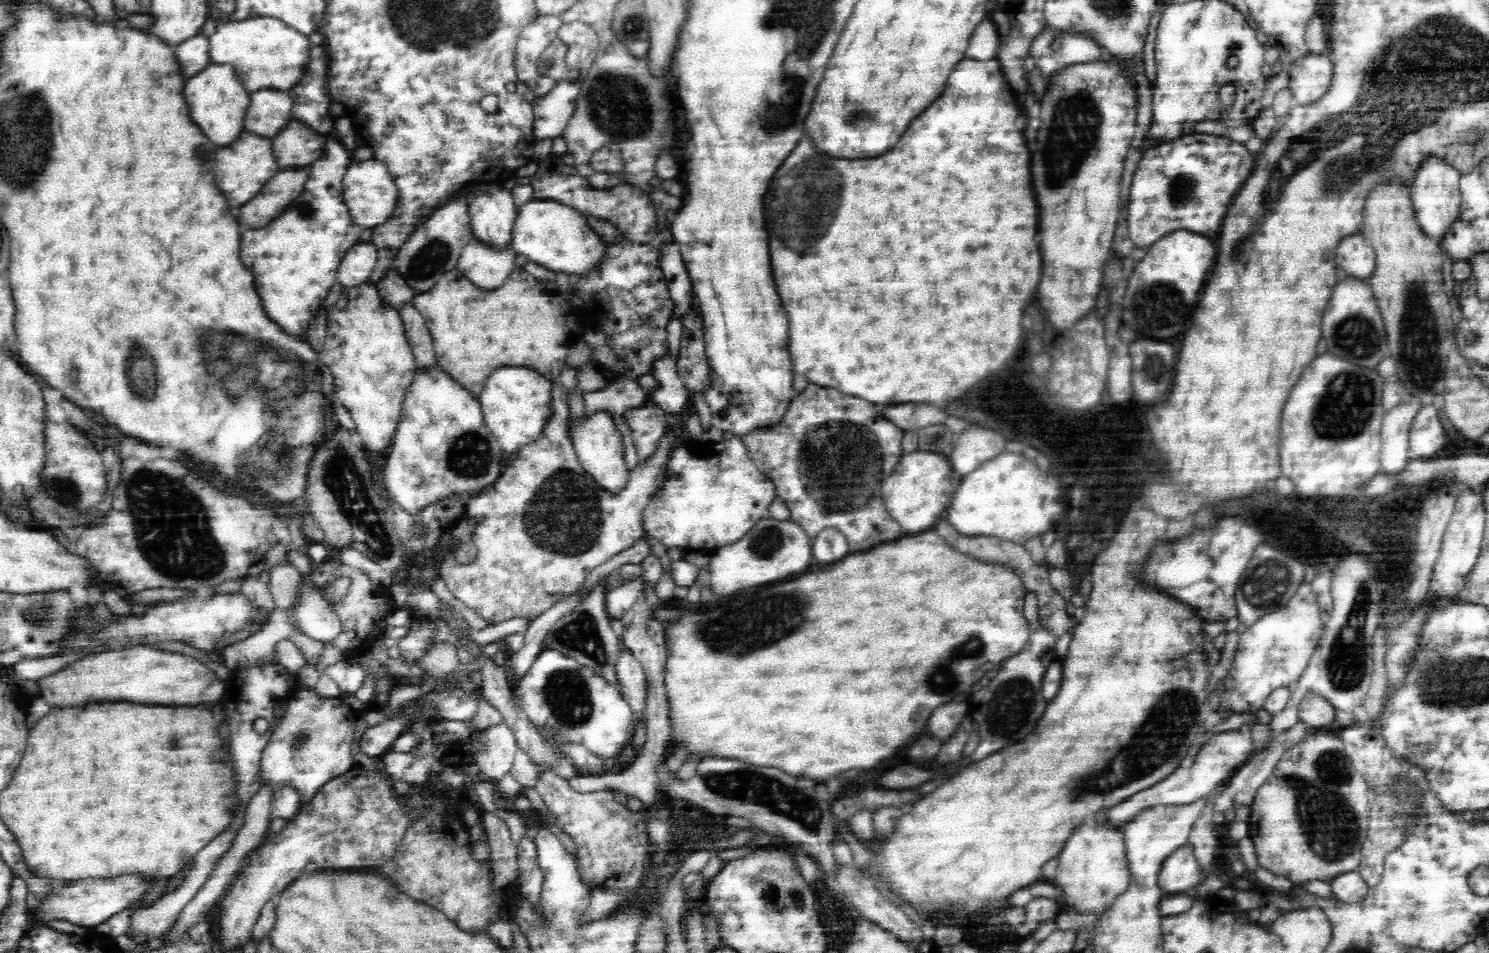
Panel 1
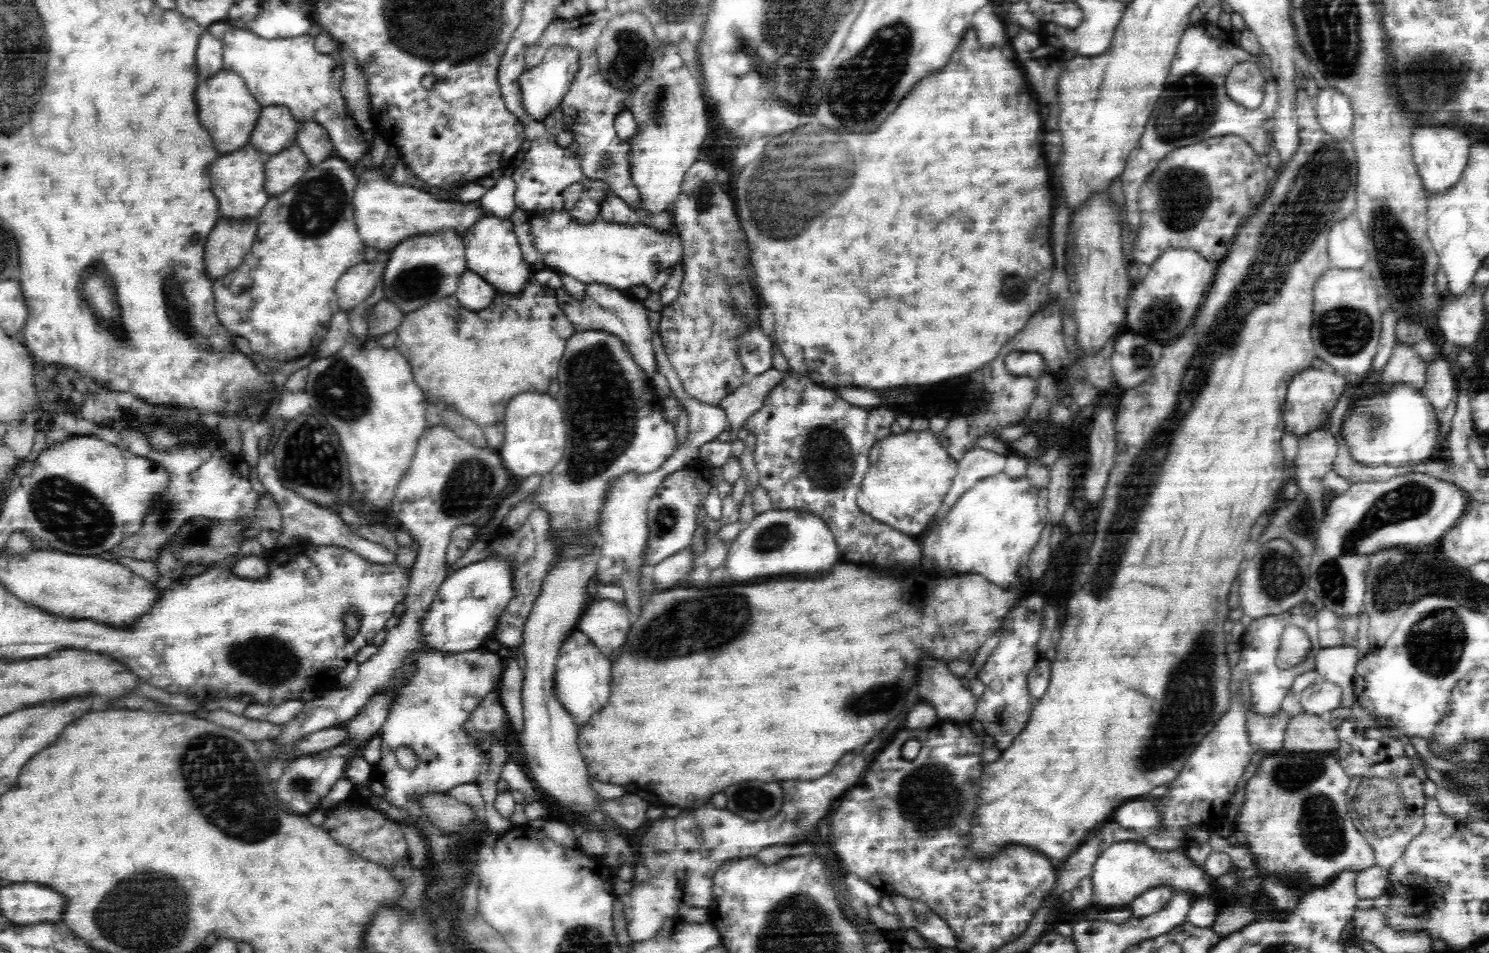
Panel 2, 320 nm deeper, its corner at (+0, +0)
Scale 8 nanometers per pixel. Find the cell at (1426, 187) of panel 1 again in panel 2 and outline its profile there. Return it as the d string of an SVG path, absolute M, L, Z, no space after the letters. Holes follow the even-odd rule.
M1415 125L1411 136L1411 149L1423 187L1432 195L1440 195L1457 183L1469 159L1470 140L1456 127Z

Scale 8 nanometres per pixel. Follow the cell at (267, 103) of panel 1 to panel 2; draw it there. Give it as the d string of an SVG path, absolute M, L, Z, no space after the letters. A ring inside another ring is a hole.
M267 105L261 110L249 142L255 149L268 158L297 144L299 122L288 107Z

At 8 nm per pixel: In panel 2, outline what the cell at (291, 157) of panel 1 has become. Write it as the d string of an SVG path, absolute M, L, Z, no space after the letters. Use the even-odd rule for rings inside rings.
M296 144L265 158L264 188L269 197L280 196L292 188L310 168L305 153Z

